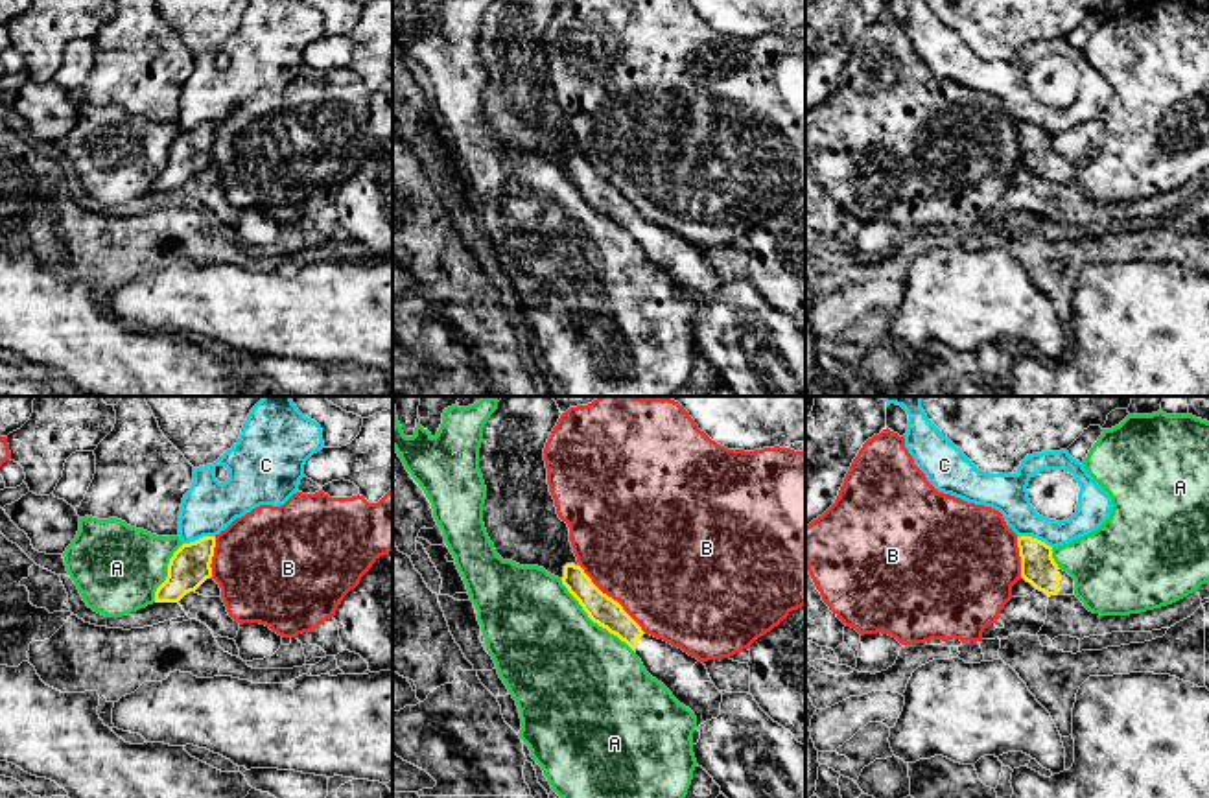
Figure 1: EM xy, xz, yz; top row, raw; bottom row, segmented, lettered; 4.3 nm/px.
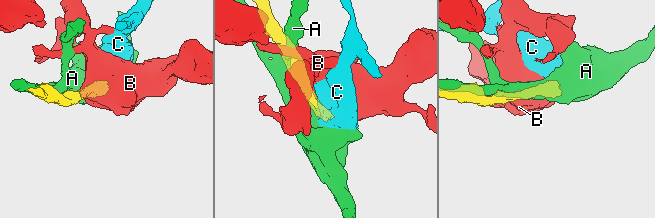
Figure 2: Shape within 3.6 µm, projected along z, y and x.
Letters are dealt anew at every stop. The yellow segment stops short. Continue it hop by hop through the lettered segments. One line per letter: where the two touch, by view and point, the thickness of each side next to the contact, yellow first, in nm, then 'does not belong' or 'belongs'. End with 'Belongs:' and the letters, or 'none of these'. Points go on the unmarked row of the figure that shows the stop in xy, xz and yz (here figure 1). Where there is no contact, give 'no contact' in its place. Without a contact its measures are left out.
A: contact xz (594, 209); calibres 130 and 500 nm; does not belong
B: contact xz (610, 185); calibres 130 and 500 nm; does not belong
C: contact yz (1034, 126); calibres 150 and 180 nm; does not belong
Belongs: none of these

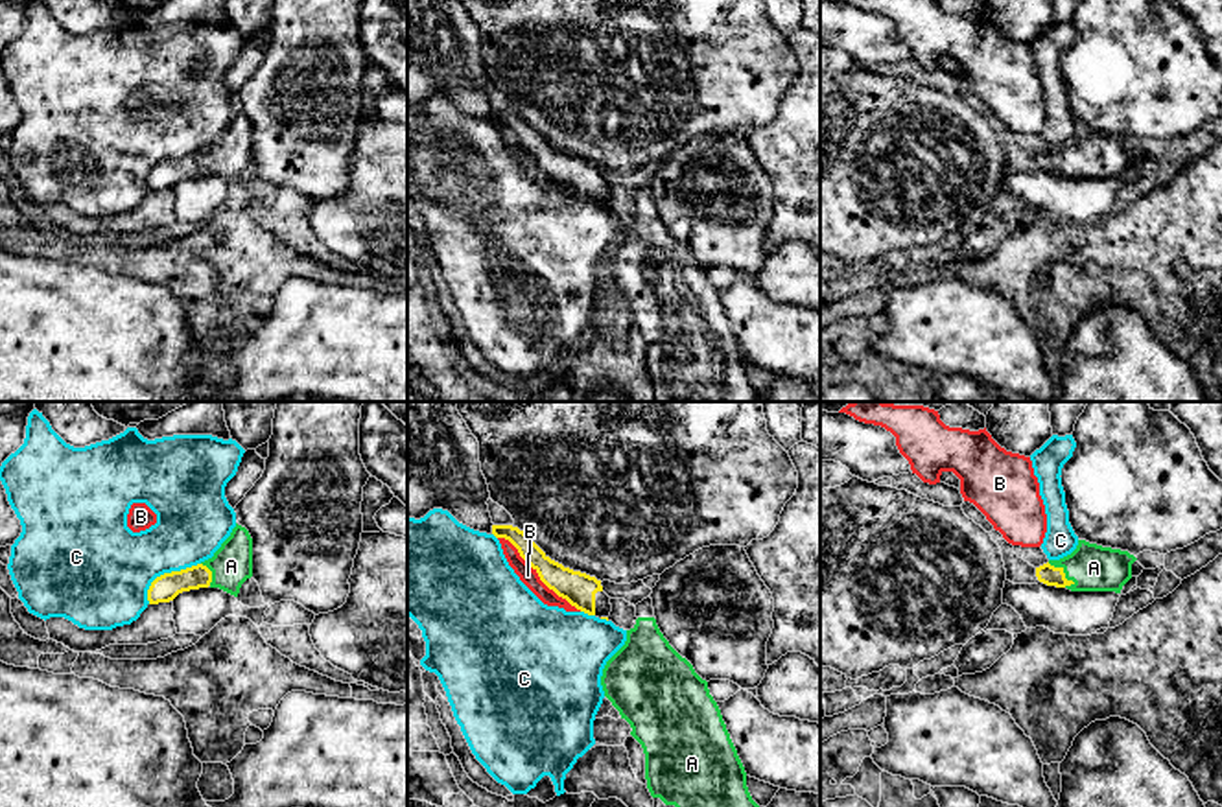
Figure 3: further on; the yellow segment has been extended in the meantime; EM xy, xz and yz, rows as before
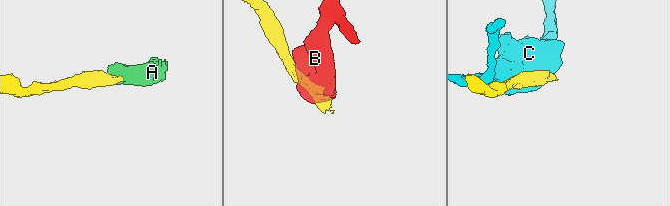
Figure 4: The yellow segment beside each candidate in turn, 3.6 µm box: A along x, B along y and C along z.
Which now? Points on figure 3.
A: contact yz (1062, 159); calibres 90 and 200 nm; belongs
B: contact xz (539, 163); calibres 150 and 80 nm; does not belong
C: contact xy (164, 161); calibres 120 and 400 nm; does not belong
Belongs: A

